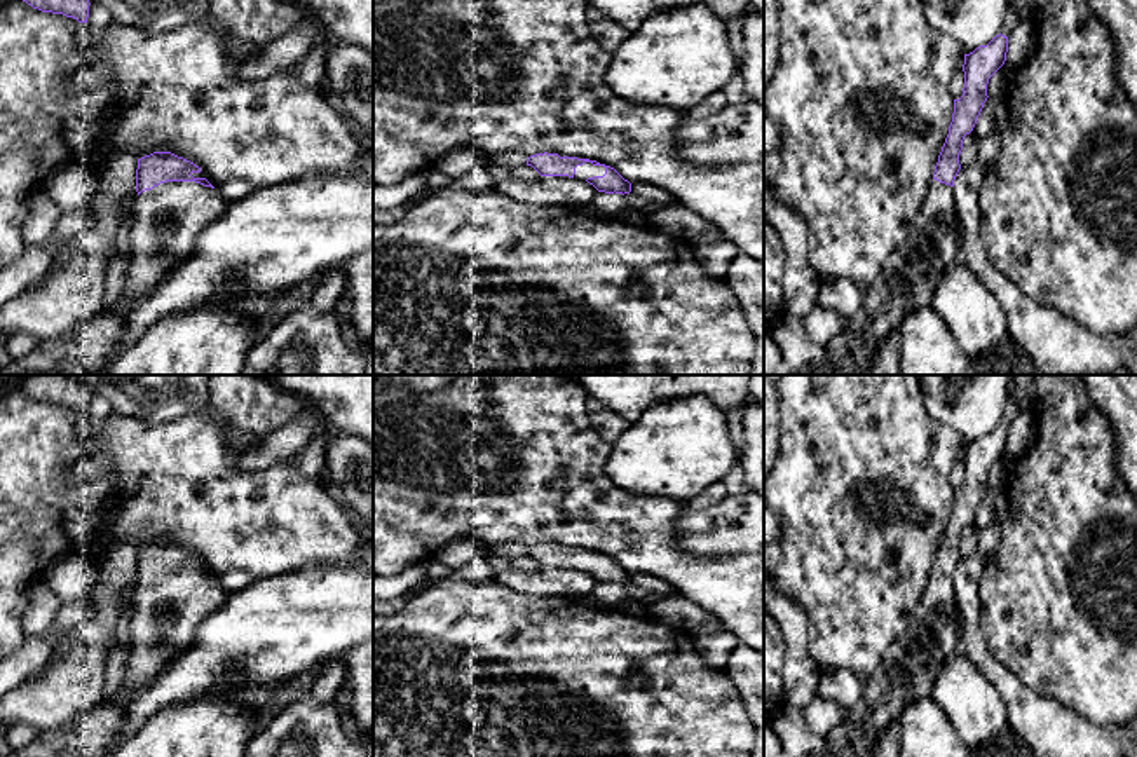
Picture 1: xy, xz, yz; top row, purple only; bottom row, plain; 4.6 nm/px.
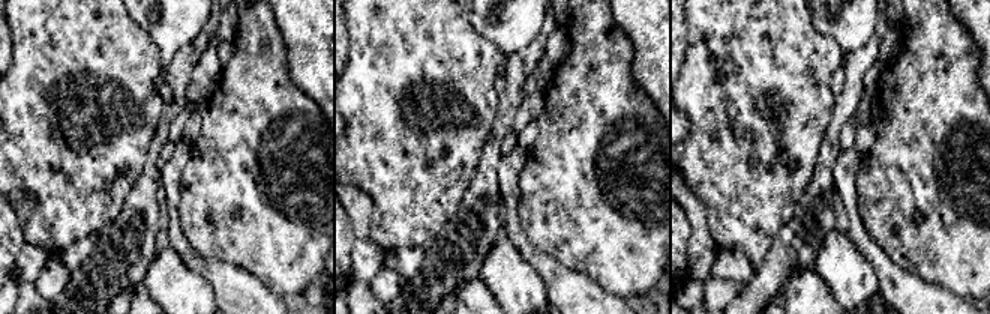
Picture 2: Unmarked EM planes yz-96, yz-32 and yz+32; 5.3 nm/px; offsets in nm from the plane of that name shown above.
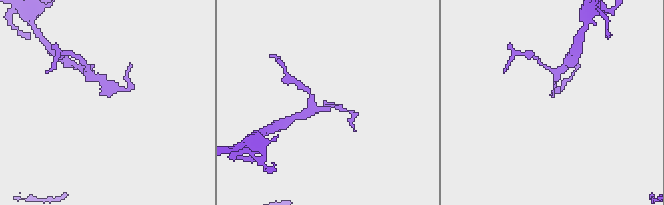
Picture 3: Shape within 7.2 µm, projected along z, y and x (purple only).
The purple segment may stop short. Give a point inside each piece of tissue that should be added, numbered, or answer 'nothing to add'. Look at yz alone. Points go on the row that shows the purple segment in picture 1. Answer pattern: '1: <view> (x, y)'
1: yz (907, 281)

